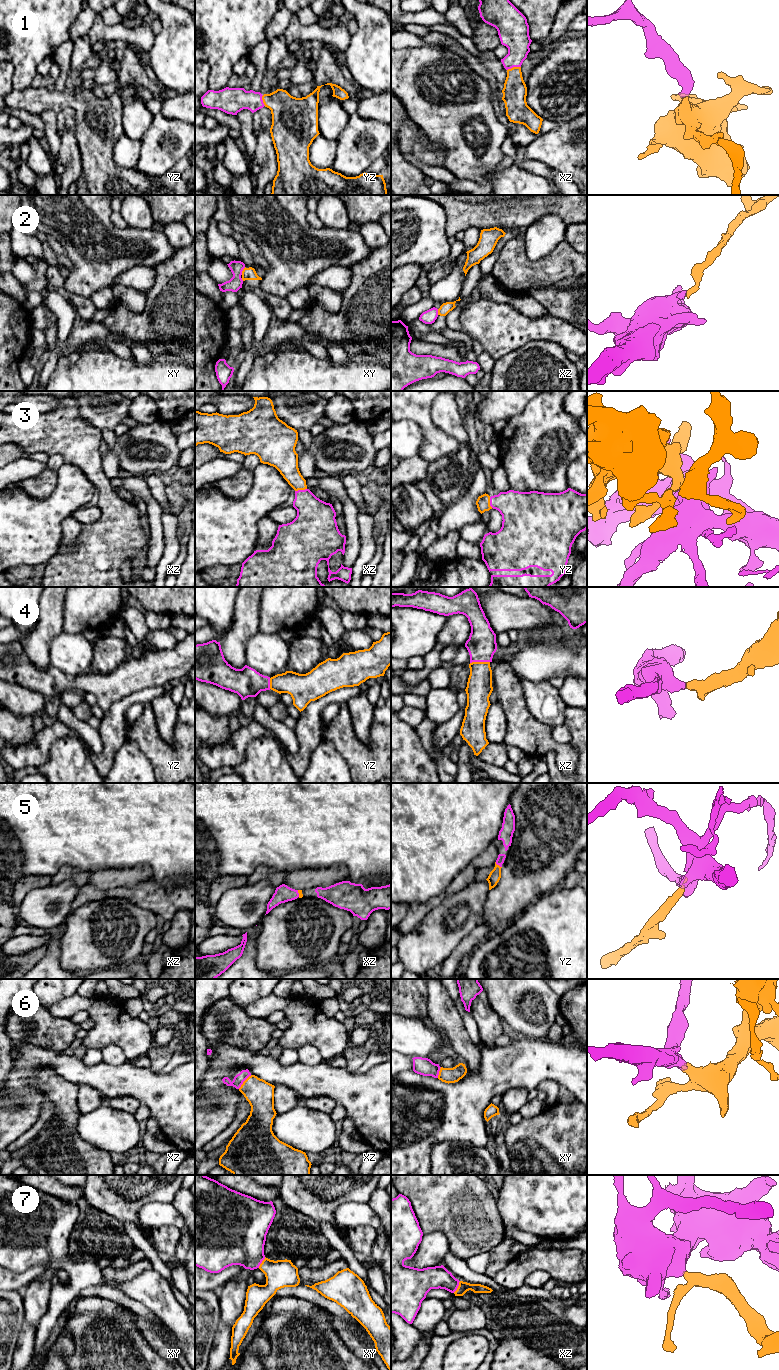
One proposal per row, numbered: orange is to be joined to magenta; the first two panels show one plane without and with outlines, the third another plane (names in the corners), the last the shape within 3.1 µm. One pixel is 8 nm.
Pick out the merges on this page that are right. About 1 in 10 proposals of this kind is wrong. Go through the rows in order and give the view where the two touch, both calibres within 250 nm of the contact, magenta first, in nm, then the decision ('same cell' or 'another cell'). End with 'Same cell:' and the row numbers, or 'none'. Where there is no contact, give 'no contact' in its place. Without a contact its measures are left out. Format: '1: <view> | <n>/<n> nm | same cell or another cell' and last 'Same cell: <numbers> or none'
1: xz | 220/190 nm | same cell
2: xy | 110/100 nm | another cell
3: xz | 300/180 nm | same cell
4: xz | 240/200 nm | same cell
5: yz | 60/90 nm | same cell
6: xz | 90/220 nm | same cell
7: xz | 180/90 nm | same cell
Same cell: 1, 3, 4, 5, 6, 7

